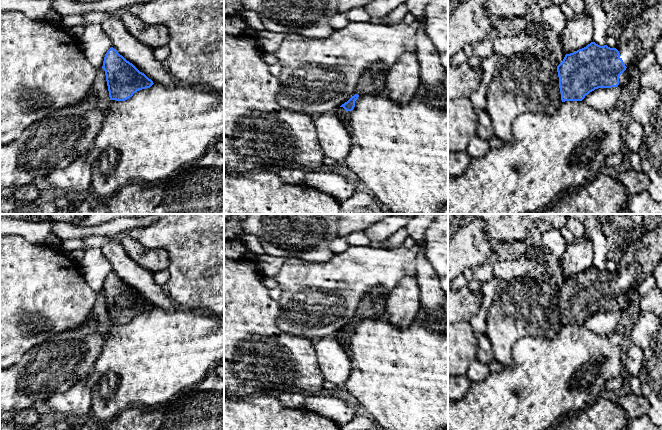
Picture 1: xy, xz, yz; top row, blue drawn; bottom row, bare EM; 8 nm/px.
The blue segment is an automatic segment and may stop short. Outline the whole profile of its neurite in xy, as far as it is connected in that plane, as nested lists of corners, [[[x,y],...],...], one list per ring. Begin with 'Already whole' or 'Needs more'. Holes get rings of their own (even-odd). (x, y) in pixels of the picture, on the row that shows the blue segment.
Already whole. [[[113,47],[105,54],[102,68],[111,100],[125,101],[137,91],[150,88],[154,84]]]

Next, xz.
Needs more. [[[383,64],[374,65],[368,69],[358,82],[356,94],[340,107],[343,107],[347,112],[352,111],[355,107],[355,101],[360,95],[379,94],[385,86],[387,73],[387,69]]]

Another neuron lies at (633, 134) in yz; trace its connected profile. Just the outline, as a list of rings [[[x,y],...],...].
[[[630,119],[624,130],[624,142],[628,148],[633,152],[638,153],[642,146],[643,136],[644,127]]]

